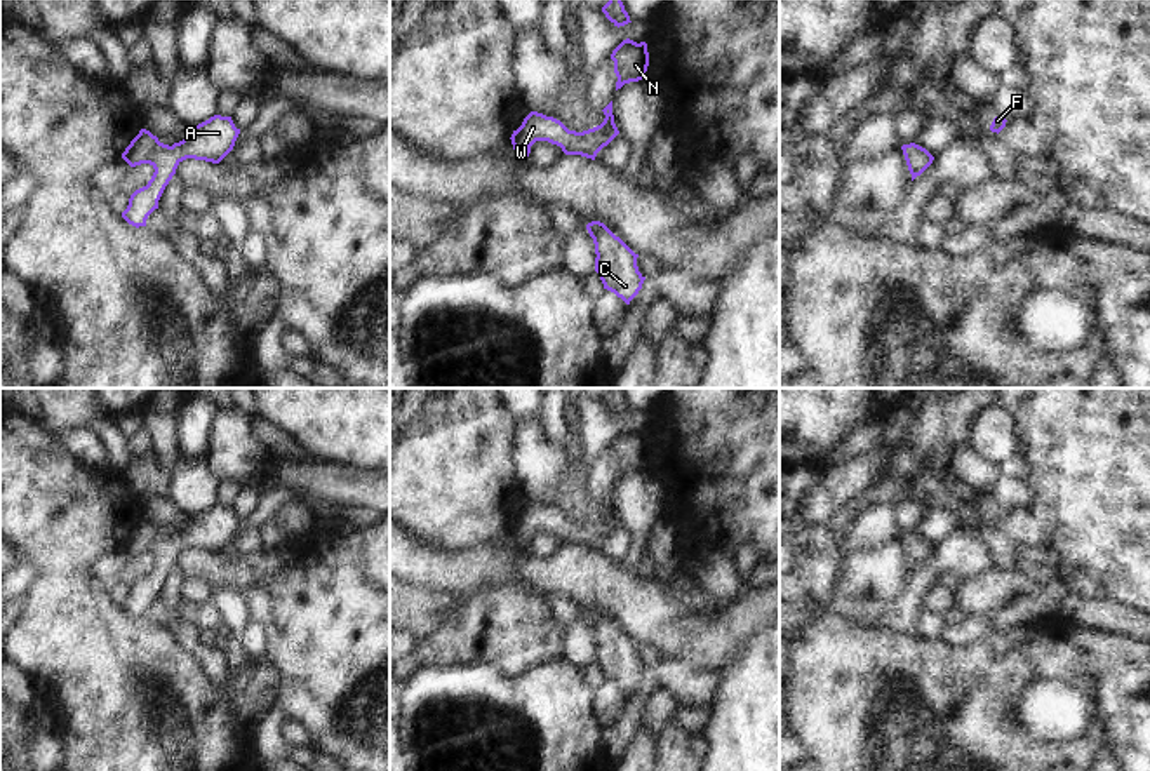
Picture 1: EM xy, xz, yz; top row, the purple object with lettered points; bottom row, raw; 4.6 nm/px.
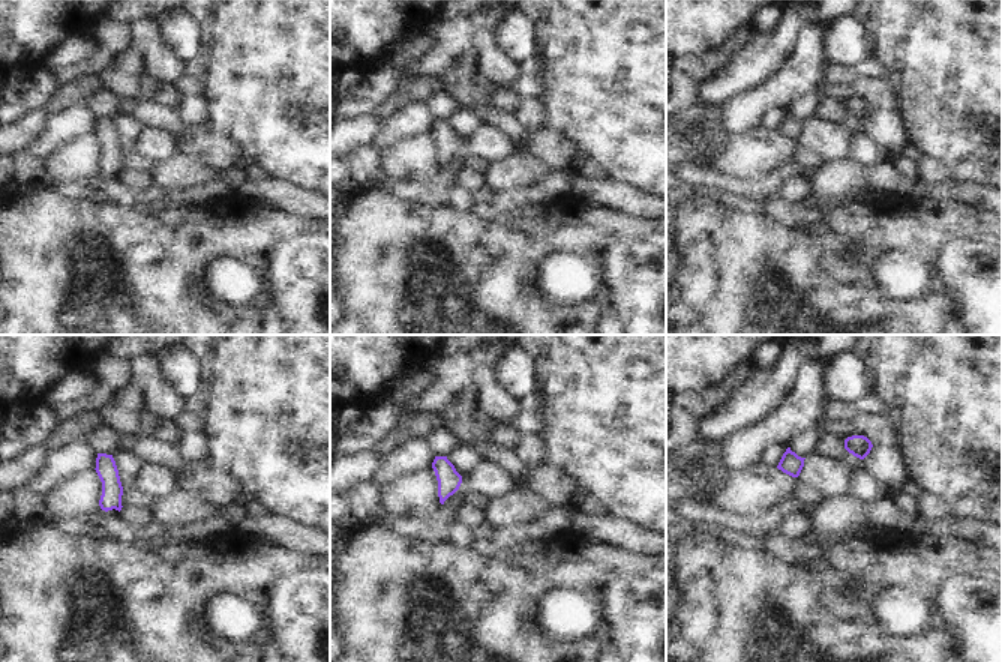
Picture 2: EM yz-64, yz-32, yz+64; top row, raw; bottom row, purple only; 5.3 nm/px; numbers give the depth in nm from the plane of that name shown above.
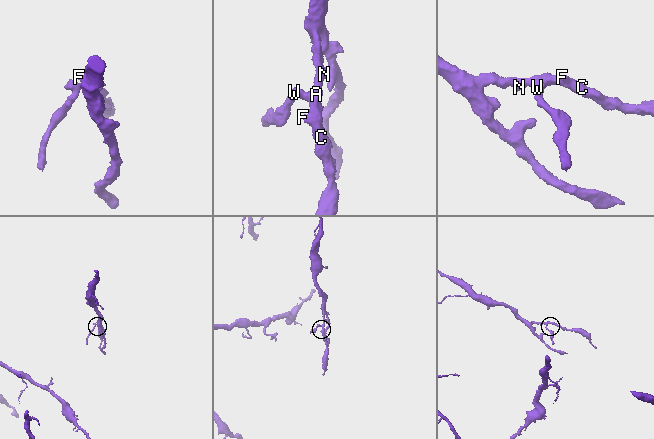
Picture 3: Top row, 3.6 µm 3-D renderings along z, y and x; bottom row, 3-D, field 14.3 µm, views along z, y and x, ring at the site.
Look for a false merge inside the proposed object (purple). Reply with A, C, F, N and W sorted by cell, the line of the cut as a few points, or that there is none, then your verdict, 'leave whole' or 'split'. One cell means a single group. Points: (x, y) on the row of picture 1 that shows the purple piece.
A C F N W; no cut; leave whole

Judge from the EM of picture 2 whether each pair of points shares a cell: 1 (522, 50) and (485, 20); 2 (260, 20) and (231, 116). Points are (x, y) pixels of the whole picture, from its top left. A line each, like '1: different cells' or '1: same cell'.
1: different cells
2: same cell

